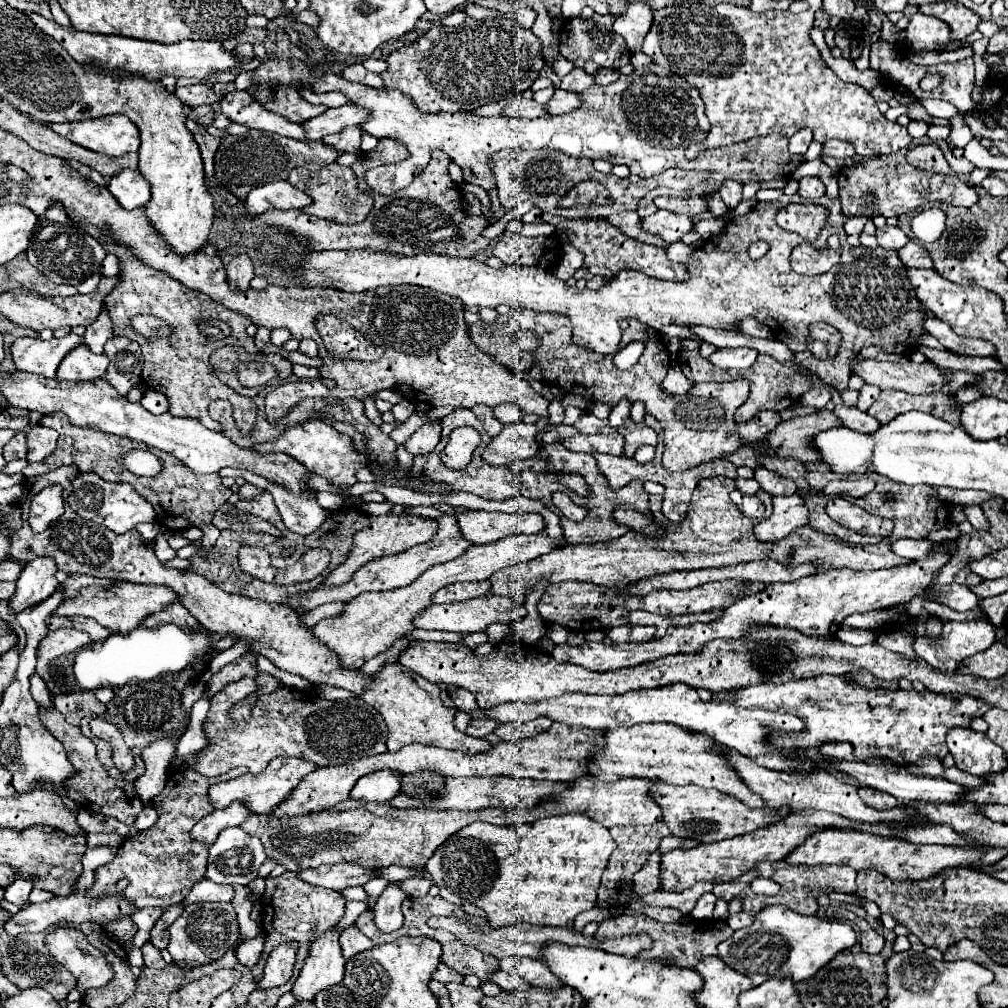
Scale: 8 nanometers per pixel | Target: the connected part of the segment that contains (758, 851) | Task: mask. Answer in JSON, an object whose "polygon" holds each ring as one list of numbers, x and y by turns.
{"polygon":[[799,811,799,813,791,813,789,817,785,817,785,819,773,823,765,829,757,829,757,831,747,833,747,835,725,839,721,843,701,843,689,851,675,849,675,851,663,855,661,857,661,875,659,875,661,887,667,891,679,893,687,887,693,887,699,881,707,881,713,885,729,883,735,877,753,869,755,863,785,859,785,855,789,855,789,851,793,851,793,847,799,847,809,835,813,835,813,831,823,831,825,827,843,827,843,829,853,827,859,831,873,831,873,833,885,835,885,837,892,837,895,831,889,830,889,827,885,825,867,827,861,823,853,823,851,819,845,819,841,815,831,815,825,811]]}

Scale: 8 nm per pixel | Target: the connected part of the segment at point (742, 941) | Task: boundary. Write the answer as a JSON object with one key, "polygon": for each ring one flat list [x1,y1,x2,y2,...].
{"polygon":[[769,905,755,915,749,927,735,931,729,939,719,943,719,957,731,969,747,975,753,985,783,977,795,983,813,977,817,969,827,965,839,951,853,947,855,941,855,931,847,923,823,921,815,915,799,915,785,905]]}

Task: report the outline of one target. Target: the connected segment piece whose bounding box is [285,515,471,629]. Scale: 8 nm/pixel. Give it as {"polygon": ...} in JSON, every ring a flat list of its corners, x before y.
{"polygon":[[453,515,437,517,437,521,439,521,439,531,437,531,437,537,433,537,431,541,427,541,427,543,423,543,423,545,411,547,409,553,385,555,385,557,381,557,381,559,375,559,375,561,365,563,365,567,359,567,357,573,353,573,353,579,351,579,349,583,343,583,343,585,337,585,337,587,323,587,323,585,321,585,321,587,311,589,311,591,293,593,293,595,287,599,285,605,291,607,293,611,305,609,307,613,301,615,299,623,311,629,311,627,317,625,321,619,337,617,337,615,343,613,345,603,331,603,331,601,351,601,351,599,355,599,357,595,361,595,361,593,365,593,365,591,387,591,387,589,393,589,393,587,403,587,403,585,413,583,413,579,417,579,419,575,423,575,429,567,457,559,461,553,467,551,467,547,469,547,471,543,465,541,465,539,461,539,461,533,459,533,459,527,457,527,457,519,455,519]]}

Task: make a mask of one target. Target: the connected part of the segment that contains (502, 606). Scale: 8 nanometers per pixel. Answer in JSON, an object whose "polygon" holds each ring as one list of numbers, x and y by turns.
{"polygon":[[487,595,481,599,467,599,459,603,447,603,437,605,431,603,421,615,415,615,413,625,417,629,439,629,439,631,457,631,457,633,473,633,473,631,485,631,491,623,511,623,515,619,521,619,525,615,525,607,519,607,513,597,497,597]]}

